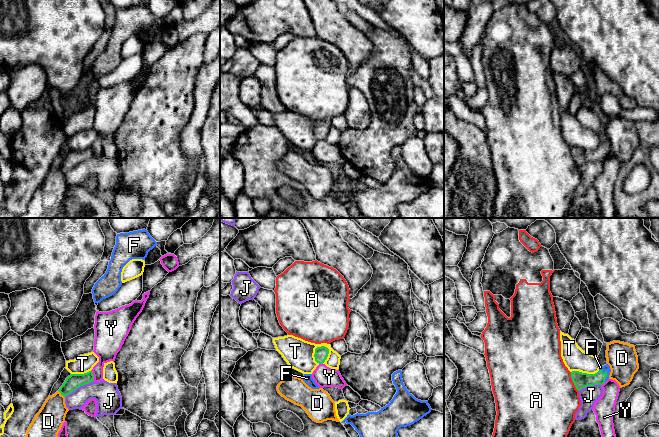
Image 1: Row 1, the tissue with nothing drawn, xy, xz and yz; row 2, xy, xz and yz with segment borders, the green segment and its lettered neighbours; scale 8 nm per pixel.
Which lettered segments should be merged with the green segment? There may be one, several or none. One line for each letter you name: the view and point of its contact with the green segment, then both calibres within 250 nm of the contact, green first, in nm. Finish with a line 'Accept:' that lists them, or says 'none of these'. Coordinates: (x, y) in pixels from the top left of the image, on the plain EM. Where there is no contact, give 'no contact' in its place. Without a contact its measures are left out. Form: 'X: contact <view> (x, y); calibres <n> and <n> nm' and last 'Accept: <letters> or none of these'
F: contact yz (607, 150); calibres 130 and 50 nm
Accept: F

